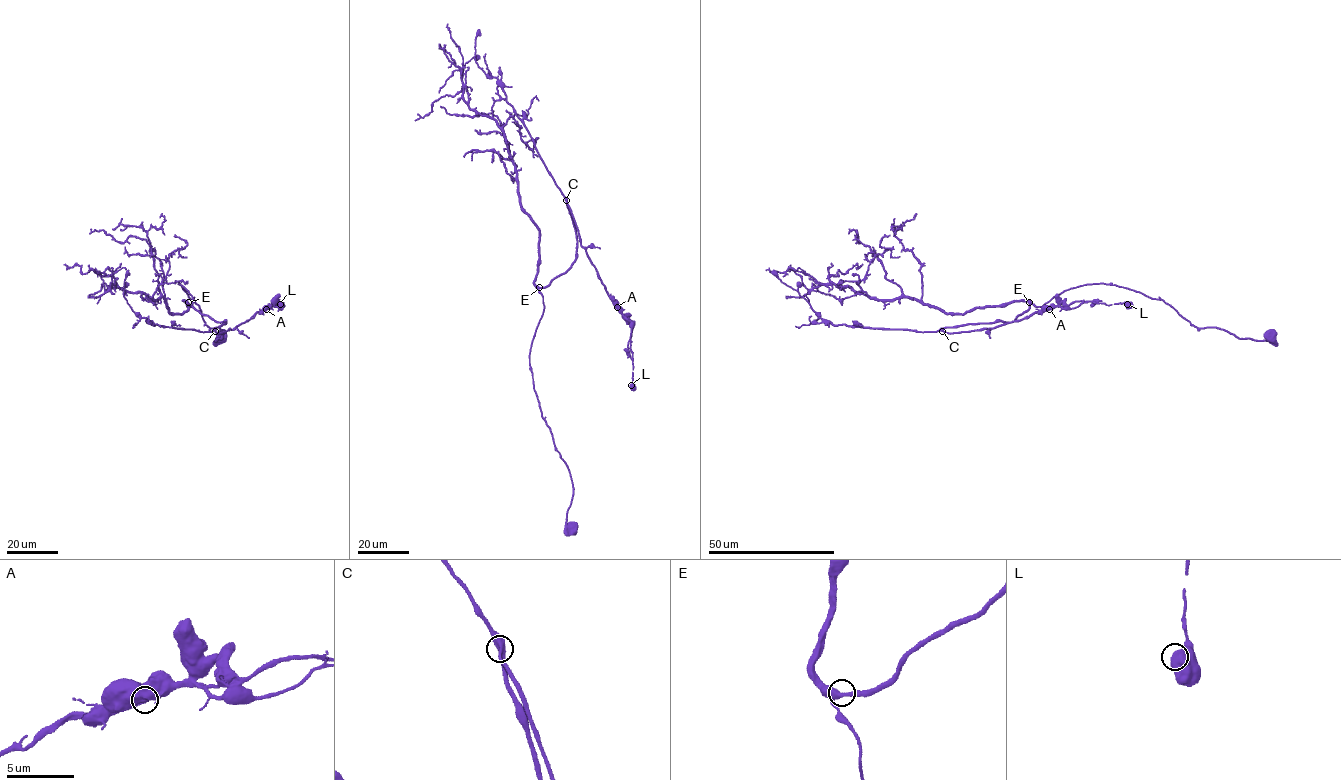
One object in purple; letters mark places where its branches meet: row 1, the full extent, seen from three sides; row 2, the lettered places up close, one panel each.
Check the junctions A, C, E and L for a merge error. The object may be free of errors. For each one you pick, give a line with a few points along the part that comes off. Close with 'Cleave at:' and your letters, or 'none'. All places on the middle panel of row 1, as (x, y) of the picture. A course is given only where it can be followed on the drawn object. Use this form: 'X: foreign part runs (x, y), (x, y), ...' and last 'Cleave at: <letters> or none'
A: foreign part runs (617, 307), (632, 325), (627, 345), (631, 359)
Cleave at: A

